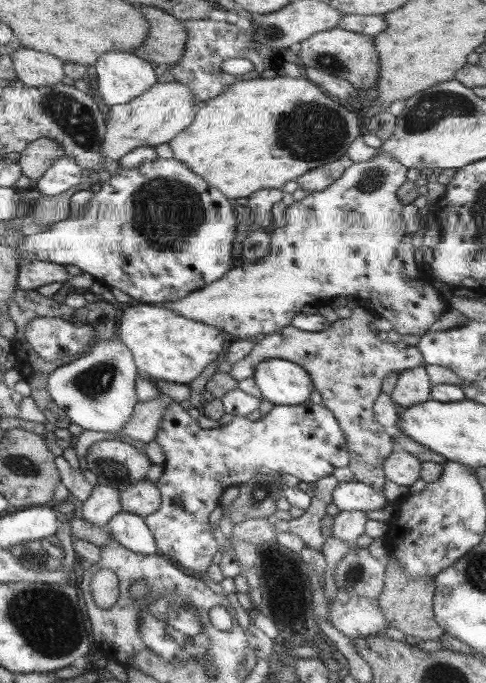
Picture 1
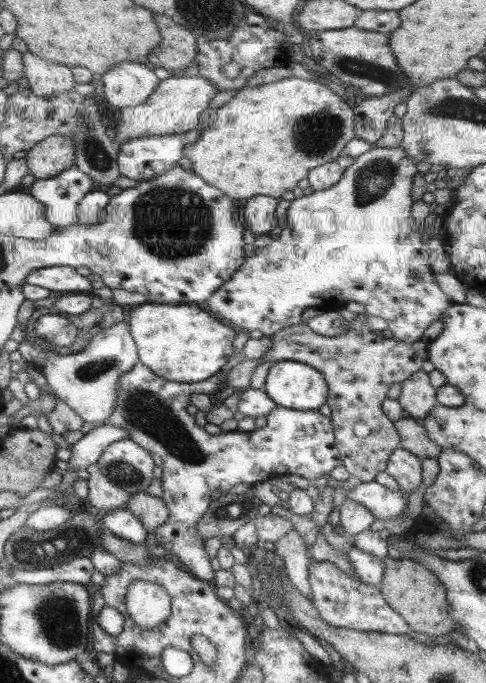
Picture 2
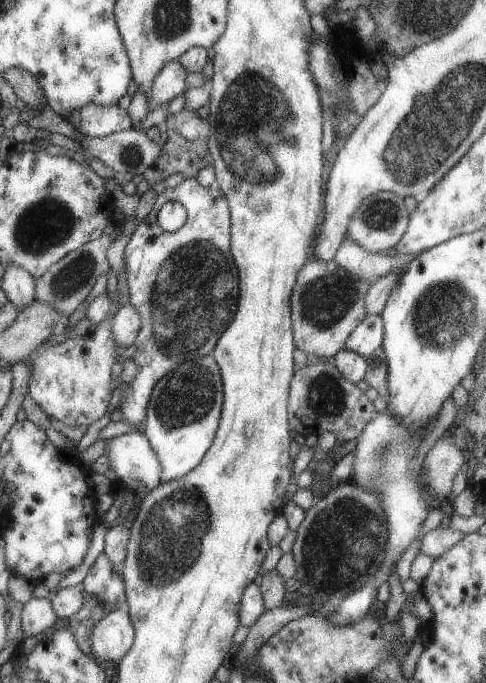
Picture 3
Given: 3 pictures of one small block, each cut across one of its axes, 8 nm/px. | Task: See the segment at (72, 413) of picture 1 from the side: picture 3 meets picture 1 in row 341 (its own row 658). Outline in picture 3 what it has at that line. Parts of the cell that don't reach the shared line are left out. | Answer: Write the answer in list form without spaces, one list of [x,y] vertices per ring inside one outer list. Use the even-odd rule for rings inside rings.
[[[125,607],[108,612],[95,622],[90,634],[91,652],[98,660],[109,660],[114,665],[129,652],[133,644],[133,625]]]

